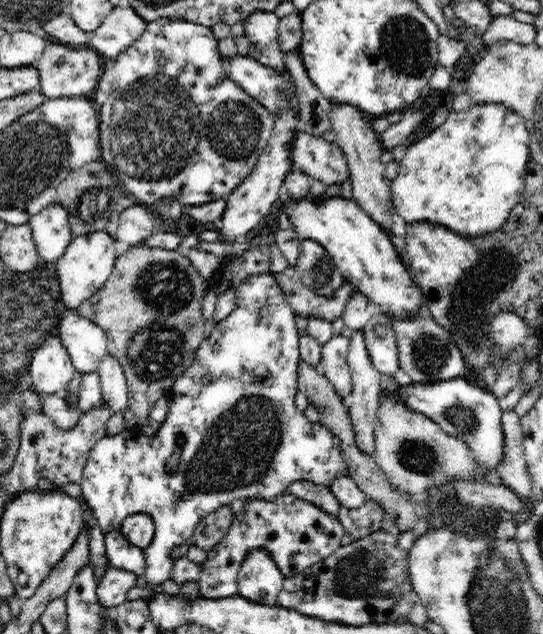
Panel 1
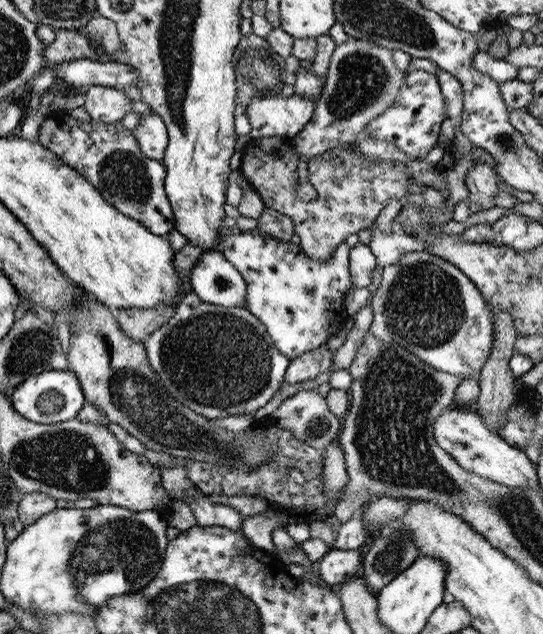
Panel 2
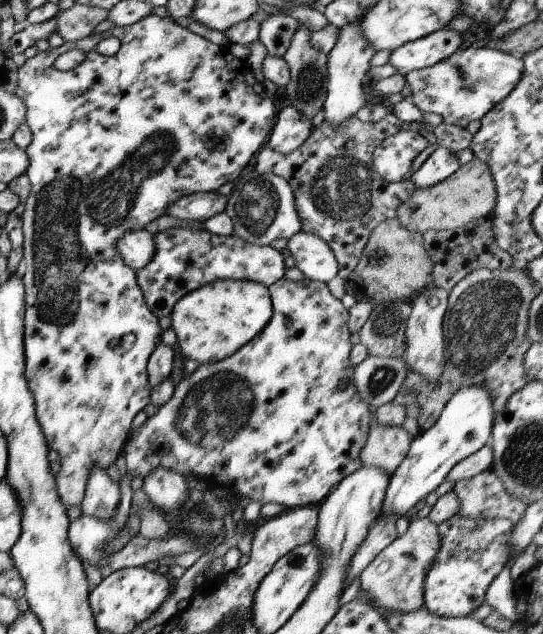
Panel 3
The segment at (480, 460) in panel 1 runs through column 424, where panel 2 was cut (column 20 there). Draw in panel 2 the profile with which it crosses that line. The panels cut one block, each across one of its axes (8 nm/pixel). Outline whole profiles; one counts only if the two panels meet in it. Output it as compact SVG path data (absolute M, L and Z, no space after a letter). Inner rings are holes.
M46 370L27 377L18 384L9 396L11 406L29 422L39 424L55 424L71 420L83 406L84 396L78 380L71 371Z

